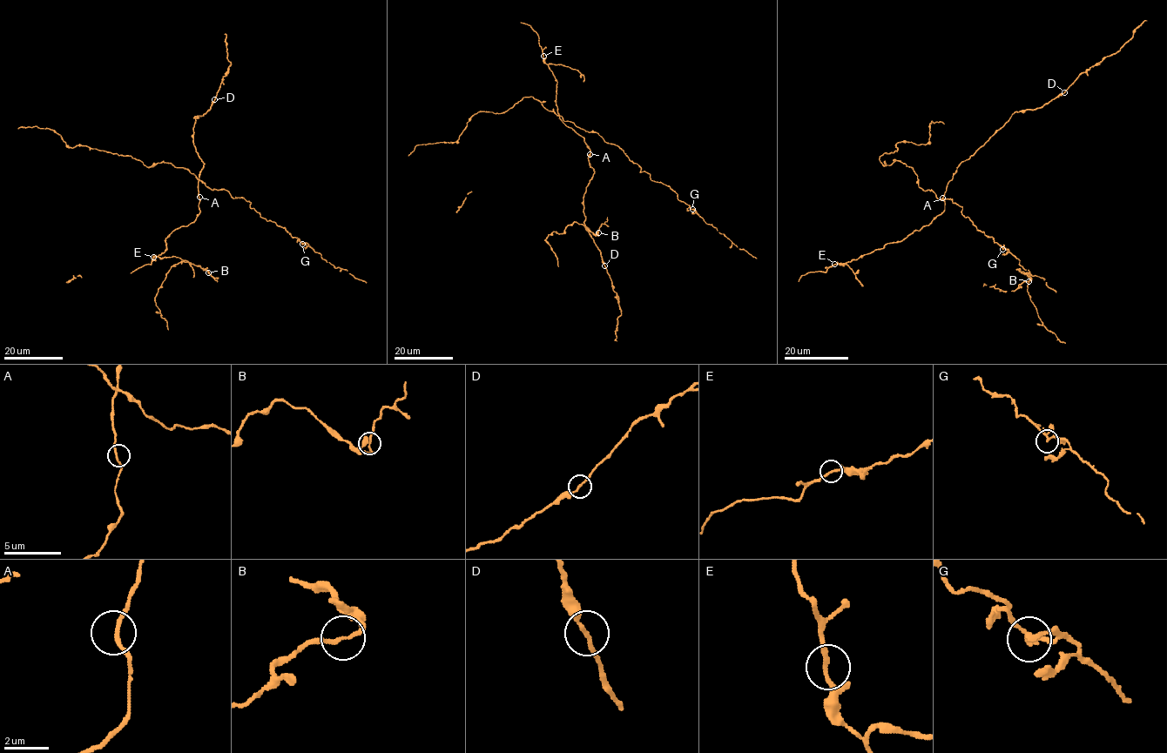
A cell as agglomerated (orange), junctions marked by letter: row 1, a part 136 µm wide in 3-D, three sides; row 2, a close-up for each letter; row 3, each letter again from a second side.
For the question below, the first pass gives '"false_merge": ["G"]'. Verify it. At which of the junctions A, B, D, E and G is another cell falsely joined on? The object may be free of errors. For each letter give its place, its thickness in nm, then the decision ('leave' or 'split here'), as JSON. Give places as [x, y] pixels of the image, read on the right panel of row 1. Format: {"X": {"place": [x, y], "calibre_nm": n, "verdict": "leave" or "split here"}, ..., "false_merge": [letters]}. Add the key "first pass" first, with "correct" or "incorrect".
{"first pass": "incorrect", "A": {"place": [942, 198], "calibre_nm": 170, "verdict": "leave"}, "B": {"place": [1028, 281], "calibre_nm": 170, "verdict": "leave"}, "D": {"place": [1064, 92], "calibre_nm": 180, "verdict": "leave"}, "E": {"place": [834, 264], "calibre_nm": 180, "verdict": "leave"}, "G": {"place": [1002, 249], "calibre_nm": 160, "verdict": "leave"}, "false_merge": []}

